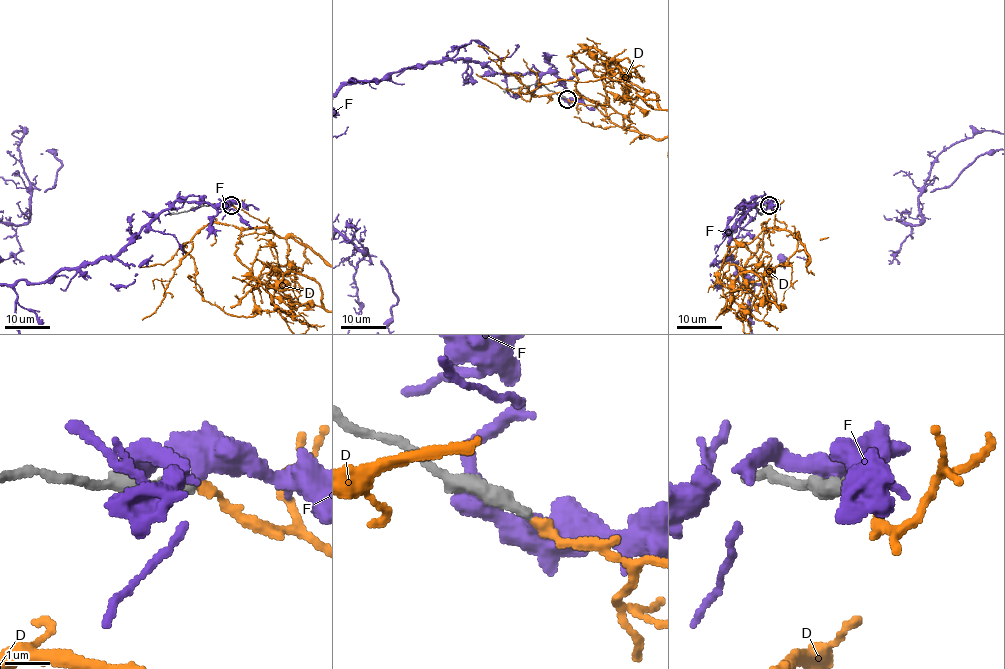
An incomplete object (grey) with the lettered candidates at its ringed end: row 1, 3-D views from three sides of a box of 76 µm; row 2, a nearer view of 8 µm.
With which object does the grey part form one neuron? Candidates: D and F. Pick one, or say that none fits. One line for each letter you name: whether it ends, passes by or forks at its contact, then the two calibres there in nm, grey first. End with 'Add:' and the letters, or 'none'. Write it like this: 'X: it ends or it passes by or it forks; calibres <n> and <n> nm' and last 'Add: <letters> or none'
D: it ends; calibres 320 and 200 nm
Add: D

